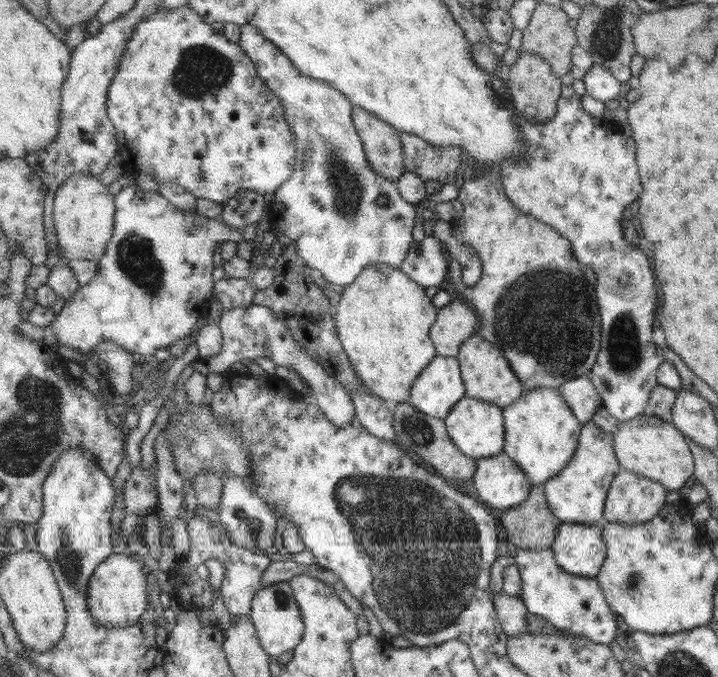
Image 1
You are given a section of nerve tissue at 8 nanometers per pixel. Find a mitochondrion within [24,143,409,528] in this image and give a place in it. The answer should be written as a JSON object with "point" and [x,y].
{"point":[135,255]}

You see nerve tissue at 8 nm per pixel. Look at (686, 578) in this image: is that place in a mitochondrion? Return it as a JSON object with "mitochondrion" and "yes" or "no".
{"mitochondrion":"no"}

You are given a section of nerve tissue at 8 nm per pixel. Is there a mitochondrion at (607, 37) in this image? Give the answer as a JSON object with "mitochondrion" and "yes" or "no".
{"mitochondrion":"yes"}

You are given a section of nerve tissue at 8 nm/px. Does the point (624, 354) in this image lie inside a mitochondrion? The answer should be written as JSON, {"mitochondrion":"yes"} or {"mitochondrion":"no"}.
{"mitochondrion":"yes"}

